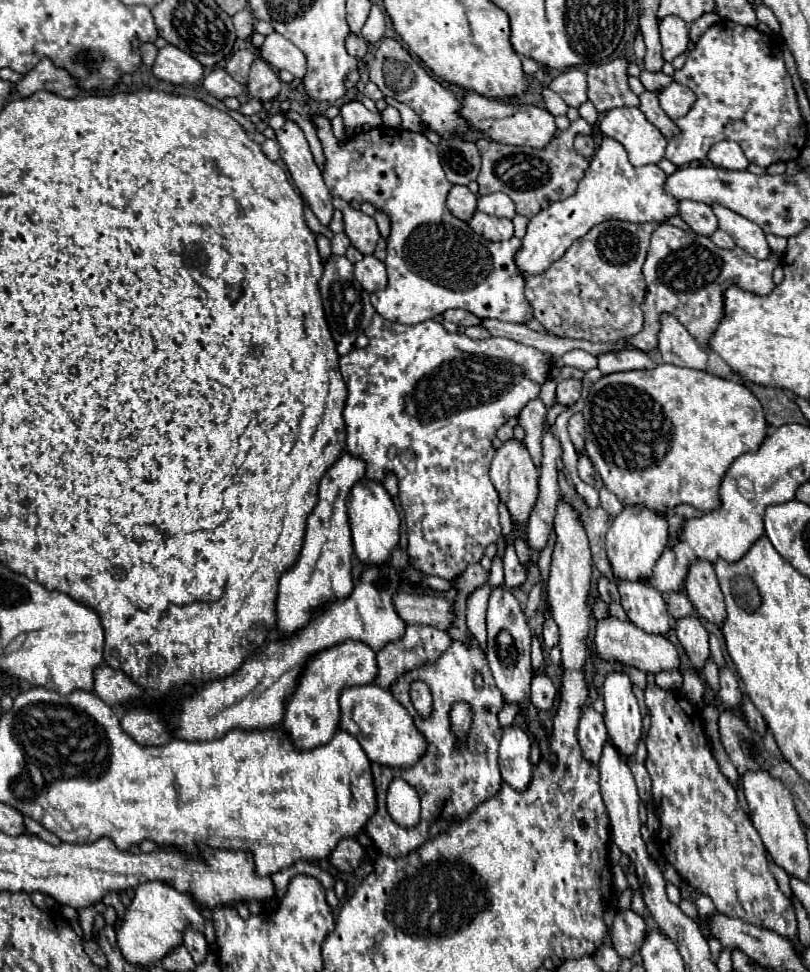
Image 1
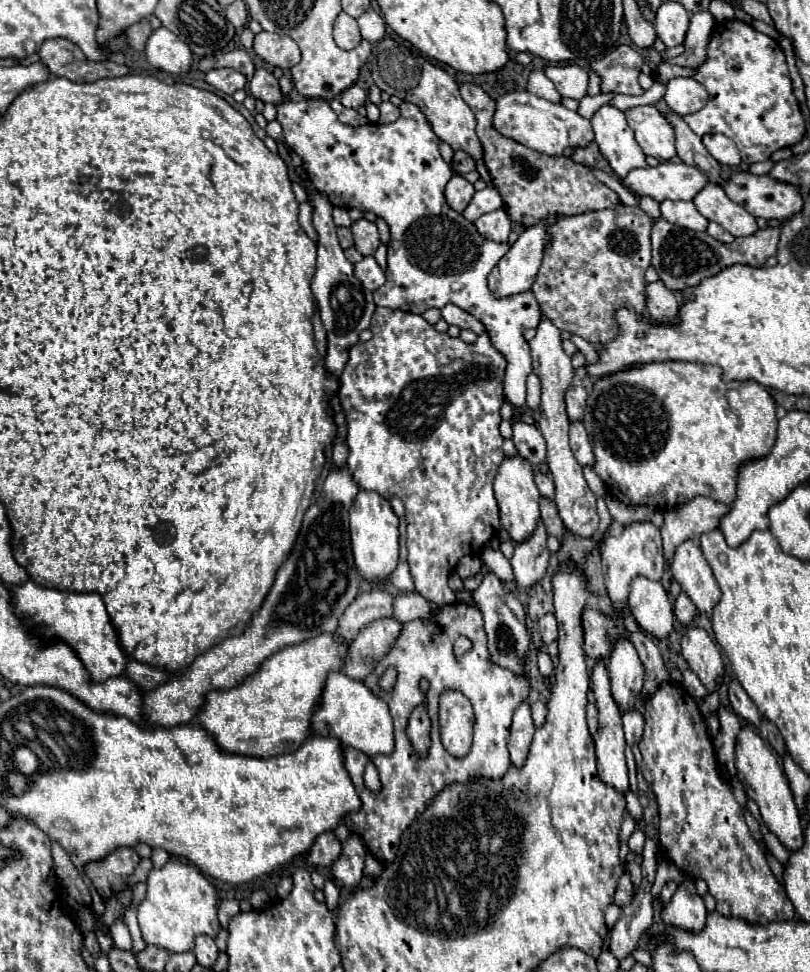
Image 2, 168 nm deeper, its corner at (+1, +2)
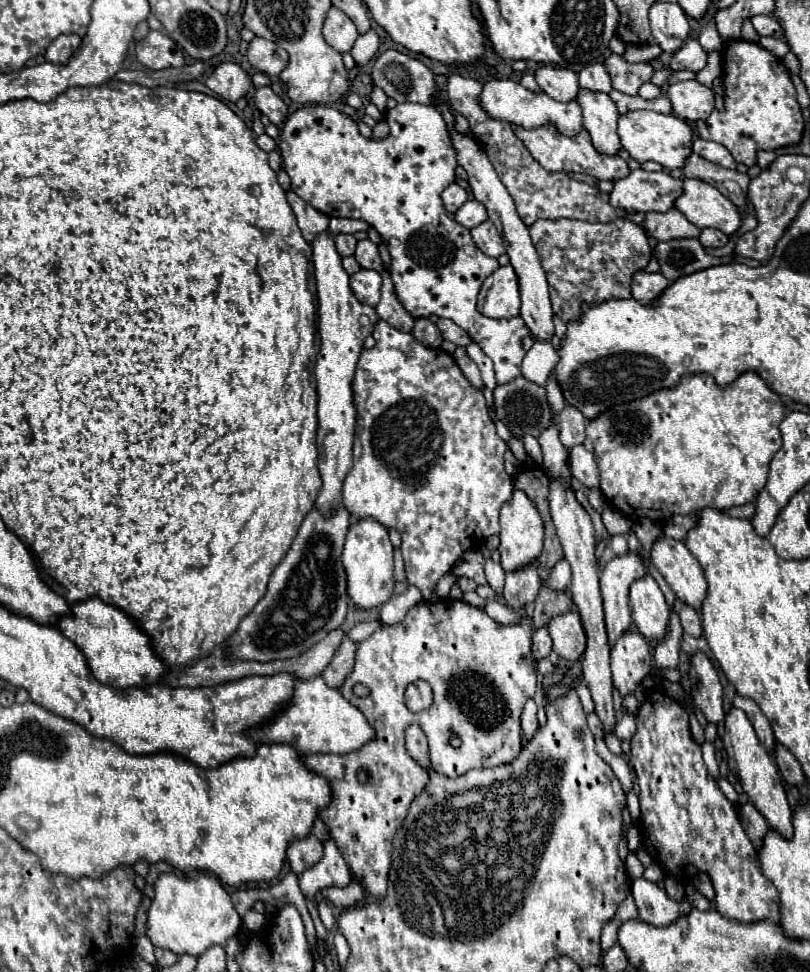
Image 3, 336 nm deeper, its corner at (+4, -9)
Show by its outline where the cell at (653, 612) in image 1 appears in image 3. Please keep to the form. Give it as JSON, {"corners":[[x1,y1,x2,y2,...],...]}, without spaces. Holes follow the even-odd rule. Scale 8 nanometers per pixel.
{"corners":[[651,575,637,579,629,593,631,619,637,631,649,641,661,641,669,625,669,605]]}

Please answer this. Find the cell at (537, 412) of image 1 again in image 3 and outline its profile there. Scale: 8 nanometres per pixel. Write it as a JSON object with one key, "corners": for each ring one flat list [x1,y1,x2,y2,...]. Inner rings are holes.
{"corners":[[535,341,533,347,529,349,529,353,525,355,523,365,521,365,523,377,527,381,533,381,535,385,545,385,559,359,561,357,553,349,551,343,547,343,547,341]]}

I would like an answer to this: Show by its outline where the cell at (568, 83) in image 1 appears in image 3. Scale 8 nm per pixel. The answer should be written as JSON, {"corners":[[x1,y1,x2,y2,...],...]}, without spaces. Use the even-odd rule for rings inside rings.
{"corners":[[551,65,539,67,535,71,535,81,555,101,573,101,573,99,577,99,577,93,579,93,577,75,569,69,551,67]]}

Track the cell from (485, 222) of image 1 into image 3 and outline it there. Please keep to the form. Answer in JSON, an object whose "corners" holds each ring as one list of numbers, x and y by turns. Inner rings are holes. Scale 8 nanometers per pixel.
{"corners":[[485,221,477,227,471,229,471,237,475,241,475,245,489,257,499,257,501,253,505,253,505,247,503,247,503,239,501,235,497,233,495,225,491,221]]}

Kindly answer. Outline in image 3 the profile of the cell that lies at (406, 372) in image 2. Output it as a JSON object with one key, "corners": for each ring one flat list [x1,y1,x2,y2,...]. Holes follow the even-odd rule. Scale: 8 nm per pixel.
{"corners":[[381,319,377,321,377,325,373,329,373,337,377,343,373,349,361,351,361,357,359,357,357,369,355,369,355,379,353,379,353,403,357,409,357,425,355,425,355,441,353,441,353,461,355,463,353,463,353,469,347,473,345,483,343,483,343,505,357,519,373,517,381,525,395,527,401,531,401,537,403,537,401,553,403,553,403,561,405,561,407,583,415,585,421,591,423,601,433,603,433,601,441,601,441,597,435,593,437,581,453,569,453,565,461,559,461,555,465,551,471,551,471,549,479,549,487,537,499,535,499,509,513,495,511,477,503,469,503,453,507,451,507,445,495,433,495,423,487,411,483,389,477,389,467,381,467,377,461,373,459,365,455,363,453,355,449,355,441,349,425,347,419,341,415,341,413,333,403,333]]}

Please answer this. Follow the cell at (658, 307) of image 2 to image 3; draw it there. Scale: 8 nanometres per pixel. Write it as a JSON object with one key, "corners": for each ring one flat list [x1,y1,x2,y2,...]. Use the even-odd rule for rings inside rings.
{"corners":[[639,271,633,277,633,299,641,301,641,305,649,305,649,301,655,301,661,297,661,293,669,287,669,281,661,273,645,273]]}

